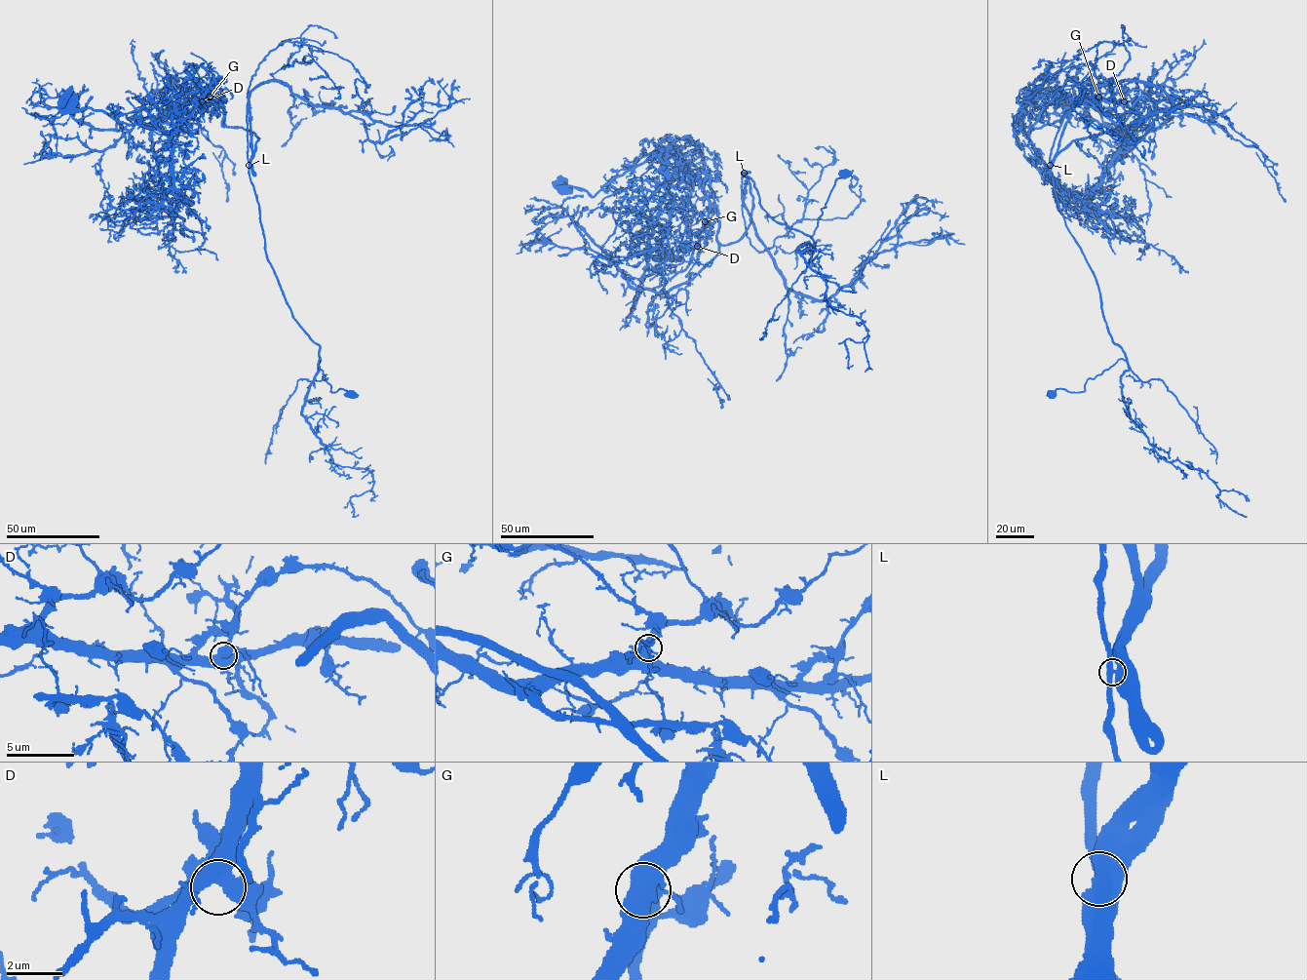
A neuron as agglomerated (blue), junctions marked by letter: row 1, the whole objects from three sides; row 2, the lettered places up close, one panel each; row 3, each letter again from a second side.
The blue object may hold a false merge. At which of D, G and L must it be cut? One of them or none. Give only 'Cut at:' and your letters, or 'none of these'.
Cut at: L

